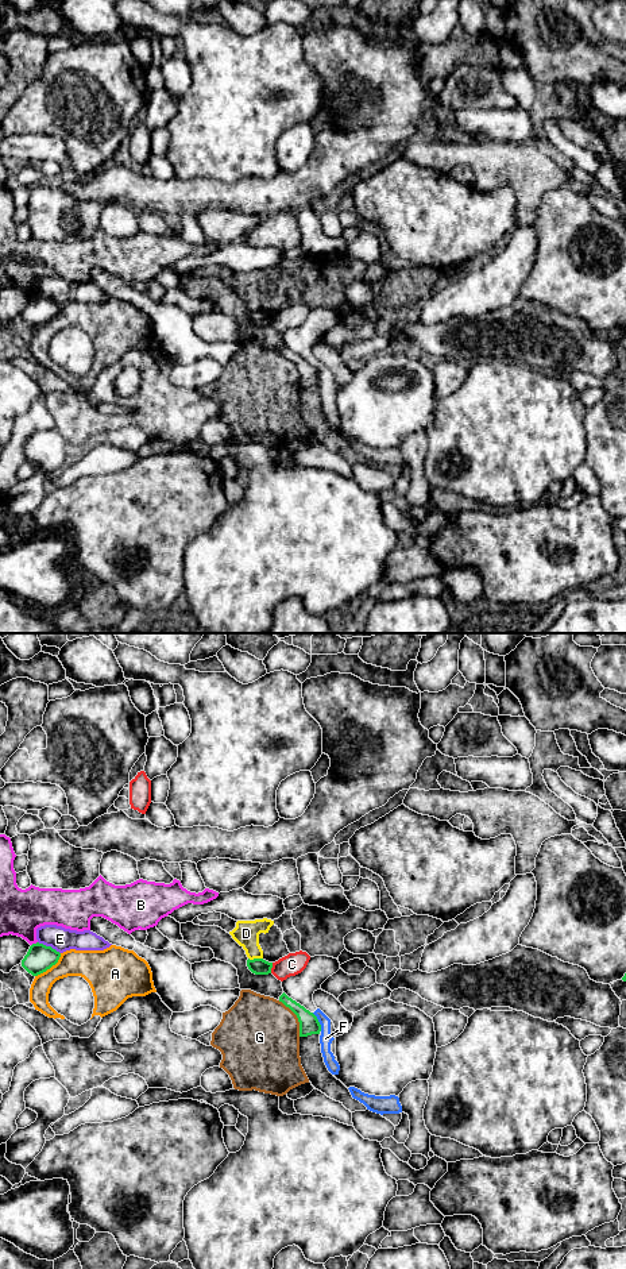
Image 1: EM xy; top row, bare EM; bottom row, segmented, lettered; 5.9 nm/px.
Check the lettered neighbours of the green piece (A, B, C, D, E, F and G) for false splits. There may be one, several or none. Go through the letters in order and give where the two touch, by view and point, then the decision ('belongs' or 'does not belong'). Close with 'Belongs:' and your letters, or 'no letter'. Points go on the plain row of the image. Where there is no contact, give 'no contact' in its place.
A: contact xy (50, 319); does not belong
B: contact xy (34, 296); does not belong
C: contact xy (271, 319); does not belong
D: contact xy (255, 311); does not belong
E: contact xy (49, 299); does not belong
F: contact xy (319, 374); does not belong
G: contact xy (297, 369); does not belong
Belongs: no letter

